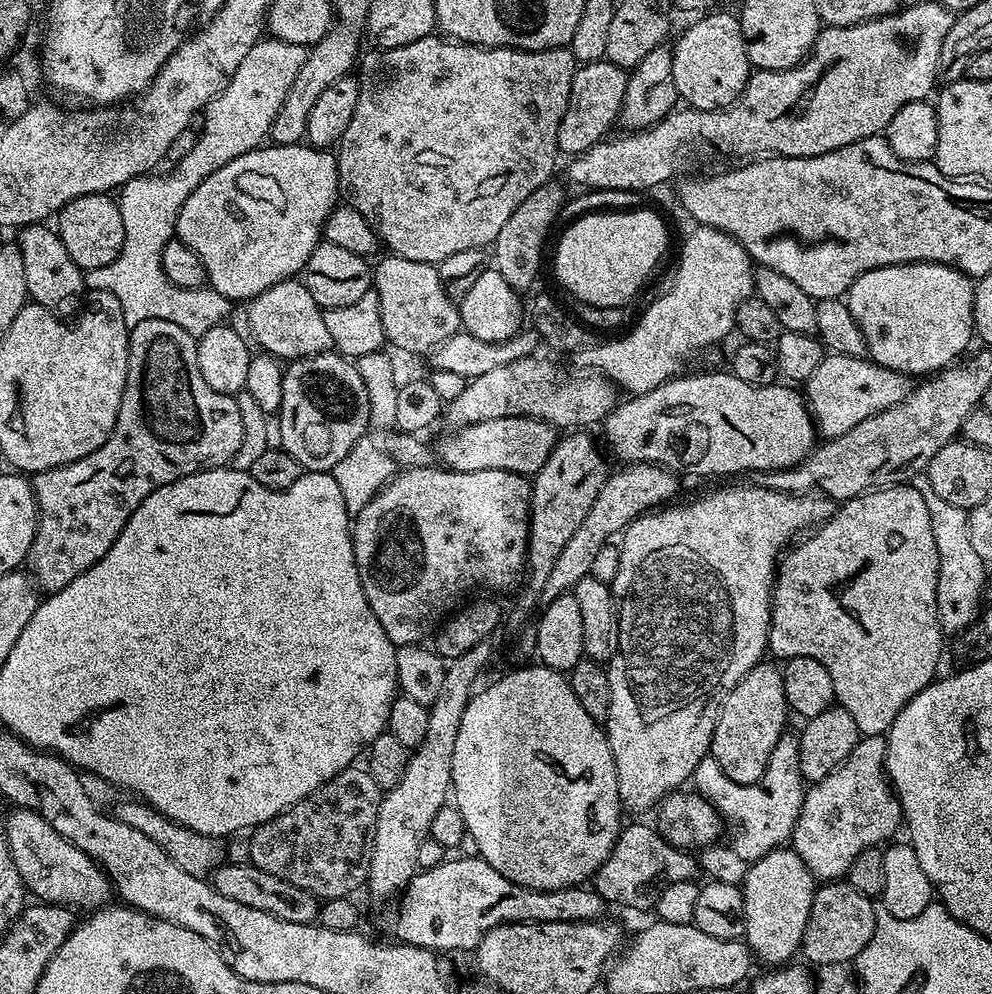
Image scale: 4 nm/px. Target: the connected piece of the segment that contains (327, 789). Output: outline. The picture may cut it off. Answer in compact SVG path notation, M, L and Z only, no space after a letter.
M367 767L343 768L318 790L260 825L248 844L251 863L325 900L343 900L365 887L382 789Z

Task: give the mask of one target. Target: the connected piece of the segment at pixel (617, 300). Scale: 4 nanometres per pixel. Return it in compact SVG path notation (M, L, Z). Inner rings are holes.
M600 210L595 214L585 214L579 220L567 225L563 229L564 237L560 240L560 245L556 248L556 276L564 283L564 288L568 292L573 292L577 296L580 304L593 304L603 308L619 308L627 305L627 300L639 290L644 284L644 279L656 268L656 263L660 260L660 255L664 252L664 247L668 244L668 232L664 229L664 220L656 212L640 212L641 210Z

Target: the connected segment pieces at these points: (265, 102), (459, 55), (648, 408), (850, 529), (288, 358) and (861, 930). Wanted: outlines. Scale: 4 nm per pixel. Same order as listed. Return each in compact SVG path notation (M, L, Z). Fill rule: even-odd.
M261 39L259 44L252 47L250 54L242 58L242 66L234 70L234 78L230 78L224 90L204 109L204 132L199 133L194 150L176 162L173 172L166 173L164 177L157 174L136 176L119 189L124 245L114 262L84 272L84 288L114 294L129 326L147 320L174 322L174 326L182 326L182 330L199 338L208 329L223 325L228 320L228 311L234 308L233 301L218 294L211 286L174 286L162 270L162 250L166 242L173 239L176 219L192 191L234 158L252 152L265 143L274 118L284 104L290 86L294 86L294 78L298 78L302 62L308 60L308 54L309 49L302 44Z
M436 34L422 38L418 42L410 42L406 46L372 50L372 53L370 53L365 60L363 57L363 59L359 61L358 79L360 81L360 93L358 94L358 106L354 106L354 118L350 118L350 126L346 126L342 138L338 141L338 149L340 148L340 152L337 151L335 153L336 169L340 175L340 188L342 189L343 195L344 192L348 195L347 203L354 210L358 210L358 214L362 214L362 218L366 218L366 222L372 224L372 228L380 238L381 245L383 245L385 249L388 247L387 251L391 253L391 255L410 258L414 262L426 262L427 264L438 266L446 258L450 258L450 254L458 254L458 250L474 250L475 248L487 249L489 246L495 245L498 234L502 234L502 226L506 226L510 214L514 214L514 210L518 210L518 206L522 206L522 202L526 202L526 198L530 194L534 194L534 190L538 190L543 184L549 183L549 181L553 179L552 171L556 168L556 156L558 157L556 135L558 134L560 120L566 114L566 106L570 102L570 90L576 77L577 67L578 61L574 58L571 47L568 46L563 48L543 48L537 52L526 52L523 48L485 48L475 44L449 42L447 39L441 38Z
M731 371L724 372L700 372L697 376L677 375L669 378L664 383L659 384L654 390L643 394L633 395L628 401L617 403L610 415L602 422L604 436L612 443L612 448L621 456L625 462L635 462L637 464L661 464L664 468L685 468L688 472L693 472L696 476L732 476L735 472L771 472L773 468L793 468L811 454L814 445L818 440L818 429L814 423L814 417L806 403L805 397L795 392L795 387L784 382L777 382L770 386L750 386L742 382L742 378L733 376Z
M907 483L894 484L891 488L877 488L862 496L856 496L853 500L843 501L812 534L809 540L801 539L779 561L772 590L772 625L768 627L767 651L771 655L773 652L774 655L781 656L781 661L784 662L794 659L795 656L805 656L814 658L814 662L822 662L822 666L830 670L830 682L834 682L835 703L846 709L850 718L854 718L854 726L858 726L861 737L884 736L887 728L899 718L900 711L904 707L907 709L913 698L926 685L937 679L936 667L940 664L940 647L946 643L938 622L938 546L934 546L934 526L930 526L930 510L926 510L926 502L922 502L922 494L918 494L918 490L914 490Z
M299 279L283 280L270 286L262 294L253 296L247 308L248 324L252 327L252 336L264 347L261 349L269 356L277 357L284 362L291 362L301 360L304 356L317 356L318 353L332 348L332 339L326 331L324 313L316 305L314 298L310 298L310 290L306 290L306 286Z
M832 882L824 886L824 900L828 900L828 896L836 896L836 904L812 904L816 907L816 916L810 913L809 921L806 922L804 935L808 937L808 950L802 954L809 965L855 961L861 950L872 941L868 937L868 928L876 928L877 909L868 912L868 905L873 901L864 904L869 897L860 900L863 894L856 896L856 893L858 890L854 890L854 886L847 882ZM812 944L816 944L816 948L812 948Z

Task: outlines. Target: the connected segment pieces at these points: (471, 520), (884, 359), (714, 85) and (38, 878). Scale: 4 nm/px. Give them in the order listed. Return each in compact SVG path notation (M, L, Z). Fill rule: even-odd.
M444 466L429 468L405 467L403 470L397 471L392 479L387 481L380 491L376 493L376 497L361 512L355 513L354 523L351 525L354 558L358 566L362 590L366 594L366 602L370 602L370 610L374 610L378 622L382 622L382 630L386 630L386 634L392 640L392 643L397 646L405 644L419 645L423 641L420 639L428 631L431 633L461 603L459 600L471 588L489 588L492 592L508 592L519 580L521 583L522 577L526 572L528 558L529 519L530 484L525 477L519 476L516 472L507 472L505 468L502 470L453 472Z
M895 264L862 274L848 287L846 303L862 330L867 355L875 363L908 376L924 376L949 367L974 340L973 291L973 281L957 268Z
M728 12L704 14L680 36L680 44L672 48L672 77L679 95L684 96L689 105L702 112L714 112L729 108L740 99L748 77L754 69L748 61L748 47L740 29L739 19ZM712 15L713 16L708 16Z
M21 806L11 810L13 812L2 820L8 849L25 889L31 895L33 892L37 901L61 906L77 904L87 910L99 910L111 901L108 899L113 899L112 881L104 869L69 840L62 838L62 834L54 830L49 817Z

